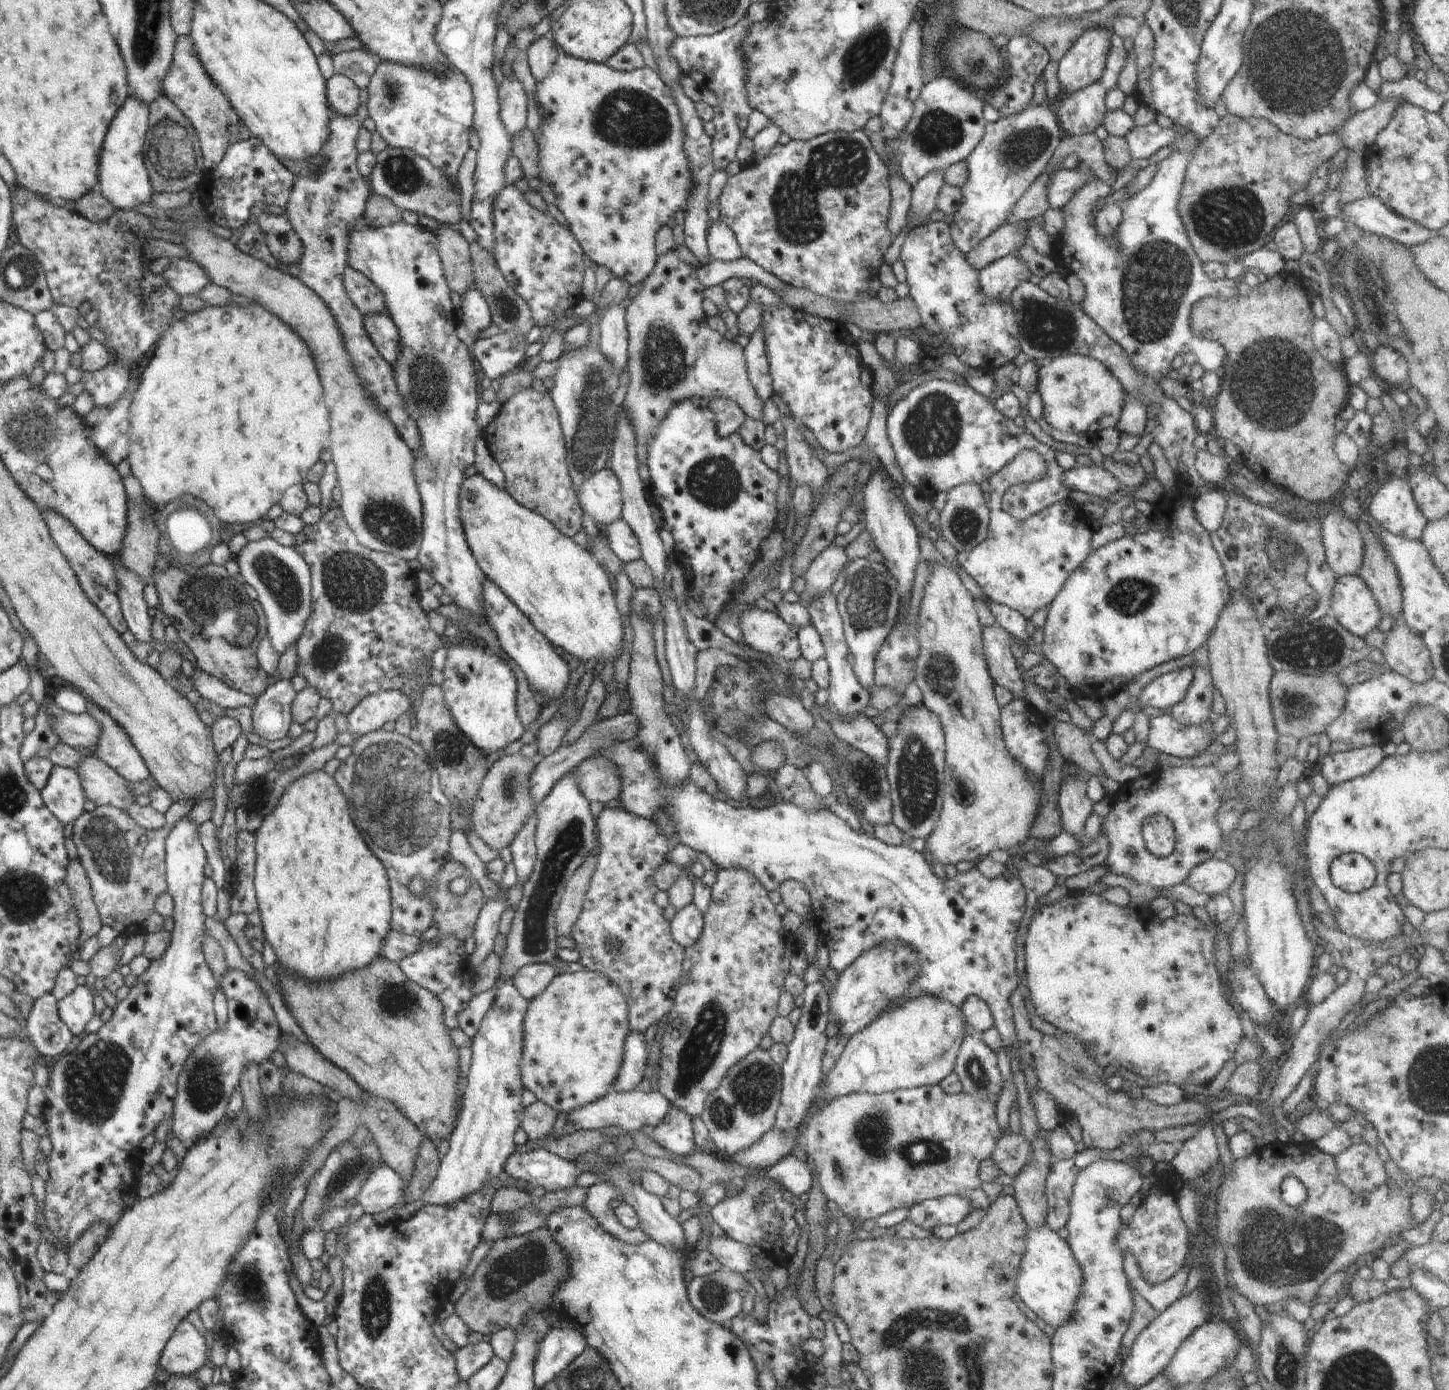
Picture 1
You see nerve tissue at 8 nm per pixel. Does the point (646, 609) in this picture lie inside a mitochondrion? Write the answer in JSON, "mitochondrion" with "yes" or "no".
{"mitochondrion":"yes"}

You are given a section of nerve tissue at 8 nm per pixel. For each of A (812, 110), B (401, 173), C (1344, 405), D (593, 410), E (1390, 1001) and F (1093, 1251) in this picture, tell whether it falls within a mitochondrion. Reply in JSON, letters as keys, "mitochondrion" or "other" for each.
{"A":"other","B":"mitochondrion","C":"other","D":"mitochondrion","E":"other","F":"mitochondrion"}

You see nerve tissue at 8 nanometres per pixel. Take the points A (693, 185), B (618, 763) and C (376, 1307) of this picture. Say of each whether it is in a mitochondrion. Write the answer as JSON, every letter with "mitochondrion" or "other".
{"A":"other","B":"other","C":"mitochondrion"}

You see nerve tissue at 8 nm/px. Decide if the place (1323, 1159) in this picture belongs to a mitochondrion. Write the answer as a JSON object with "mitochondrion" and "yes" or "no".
{"mitochondrion":"no"}

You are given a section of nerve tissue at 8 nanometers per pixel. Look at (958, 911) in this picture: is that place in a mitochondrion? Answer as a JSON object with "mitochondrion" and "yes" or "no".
{"mitochondrion":"no"}

